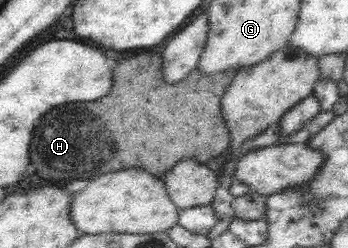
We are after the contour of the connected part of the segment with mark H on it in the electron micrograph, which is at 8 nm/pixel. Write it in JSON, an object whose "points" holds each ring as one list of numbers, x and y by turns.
{"points":[[140,53,134,57,128,57,124,61,114,61,114,85,110,93,94,103,64,103,62,107,56,107,42,115,40,123,34,129,28,155,32,165,36,167,38,177,42,179,94,179,100,173,110,173,126,167,142,167,146,171,152,171,152,175,160,175,172,165,176,165,180,159,194,159,199,163,220,155,229,147,229,131,221,116,220,99,226,87,232,82,240,69,228,69,212,77,202,75,200,71,192,71,186,79,180,83,166,85,162,81,162,69,160,69,160,55,148,55]]}

